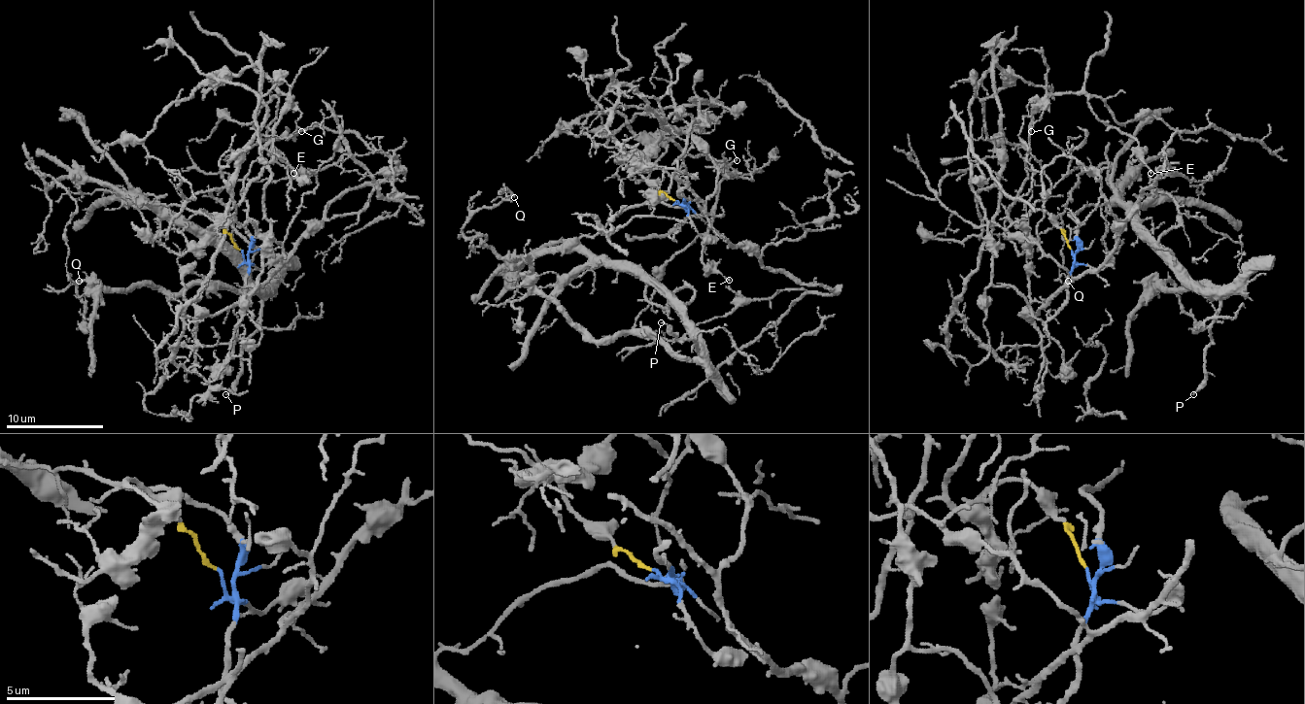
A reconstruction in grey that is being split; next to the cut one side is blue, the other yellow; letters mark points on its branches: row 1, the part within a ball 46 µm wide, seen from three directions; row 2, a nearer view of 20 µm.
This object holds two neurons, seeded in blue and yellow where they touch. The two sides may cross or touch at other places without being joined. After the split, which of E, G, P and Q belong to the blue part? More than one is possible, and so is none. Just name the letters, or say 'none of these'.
P, Q

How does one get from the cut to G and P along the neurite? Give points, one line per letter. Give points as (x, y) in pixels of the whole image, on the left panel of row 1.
G: (239, 250), (200, 210), (218, 222), (224, 217), (271, 159), (274, 124), (289, 108), (300, 113), (300, 132)
P: (239, 250), (252, 235), (242, 225), (144, 203), (205, 230), (261, 301), (224, 393)

